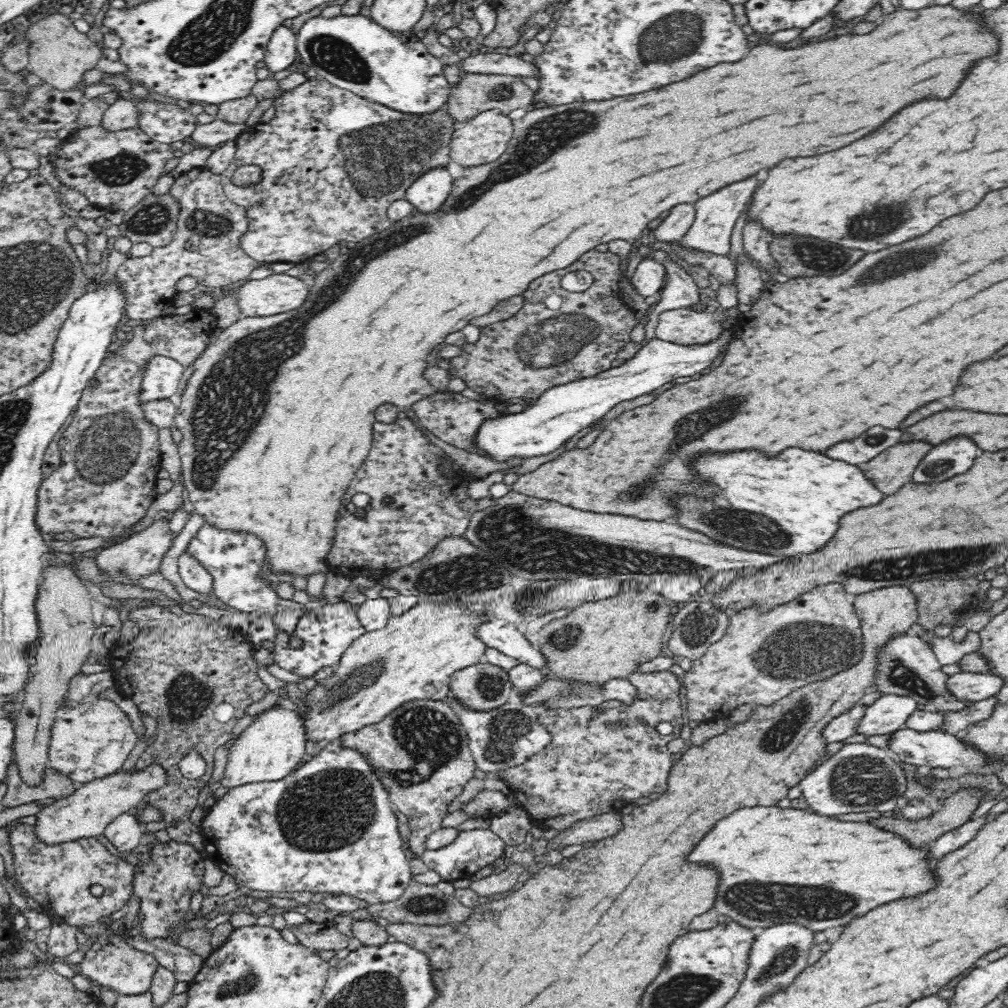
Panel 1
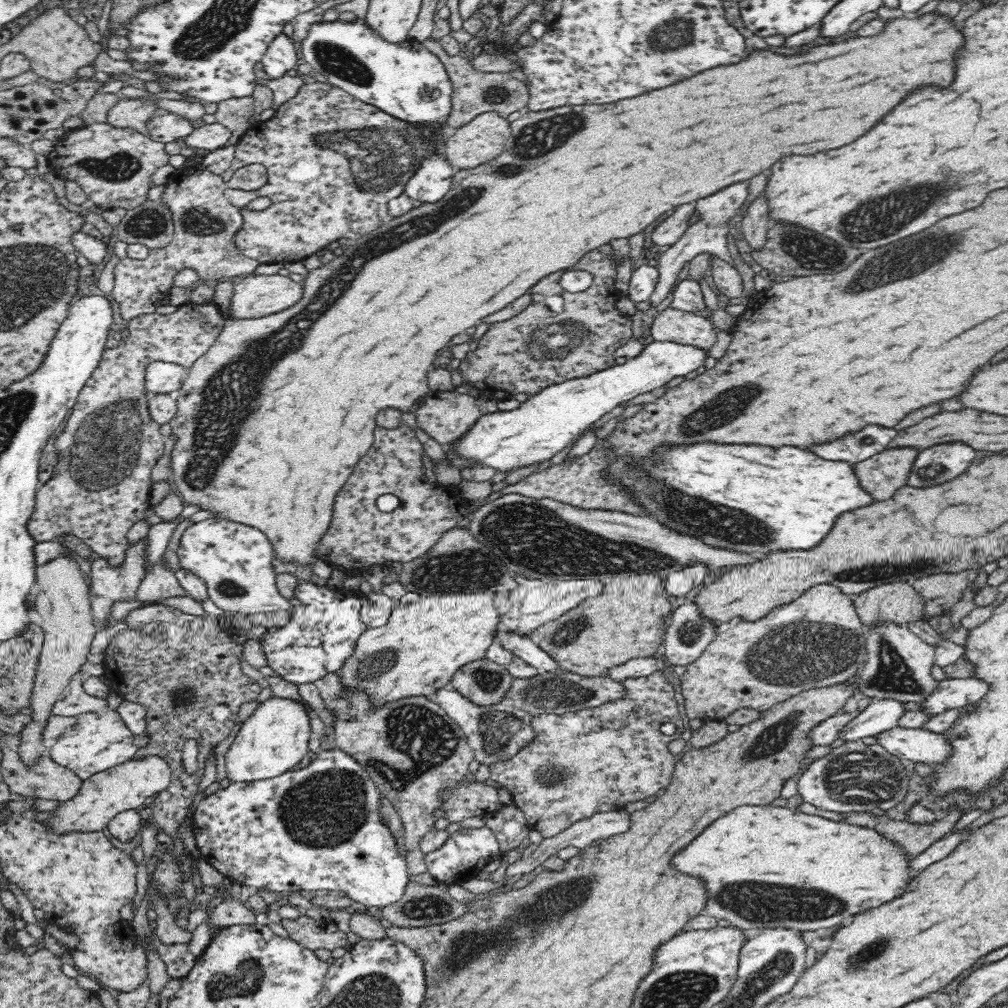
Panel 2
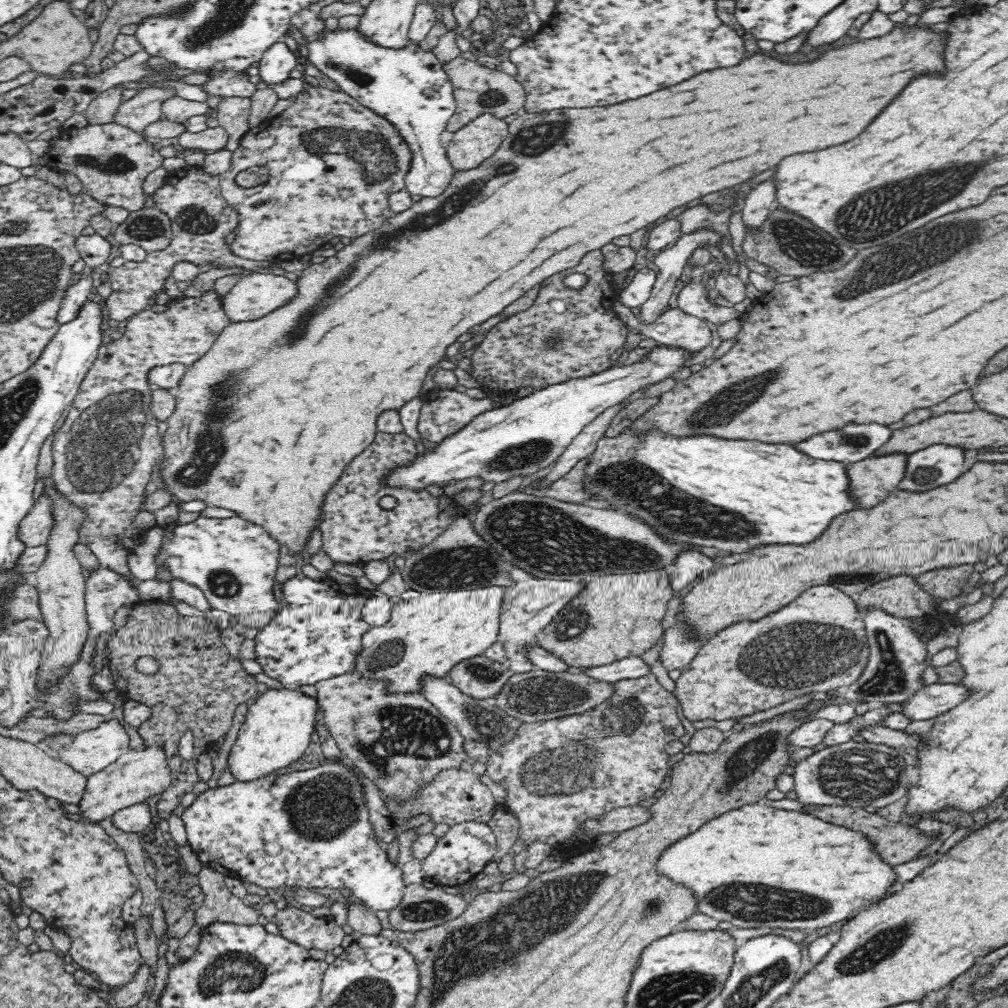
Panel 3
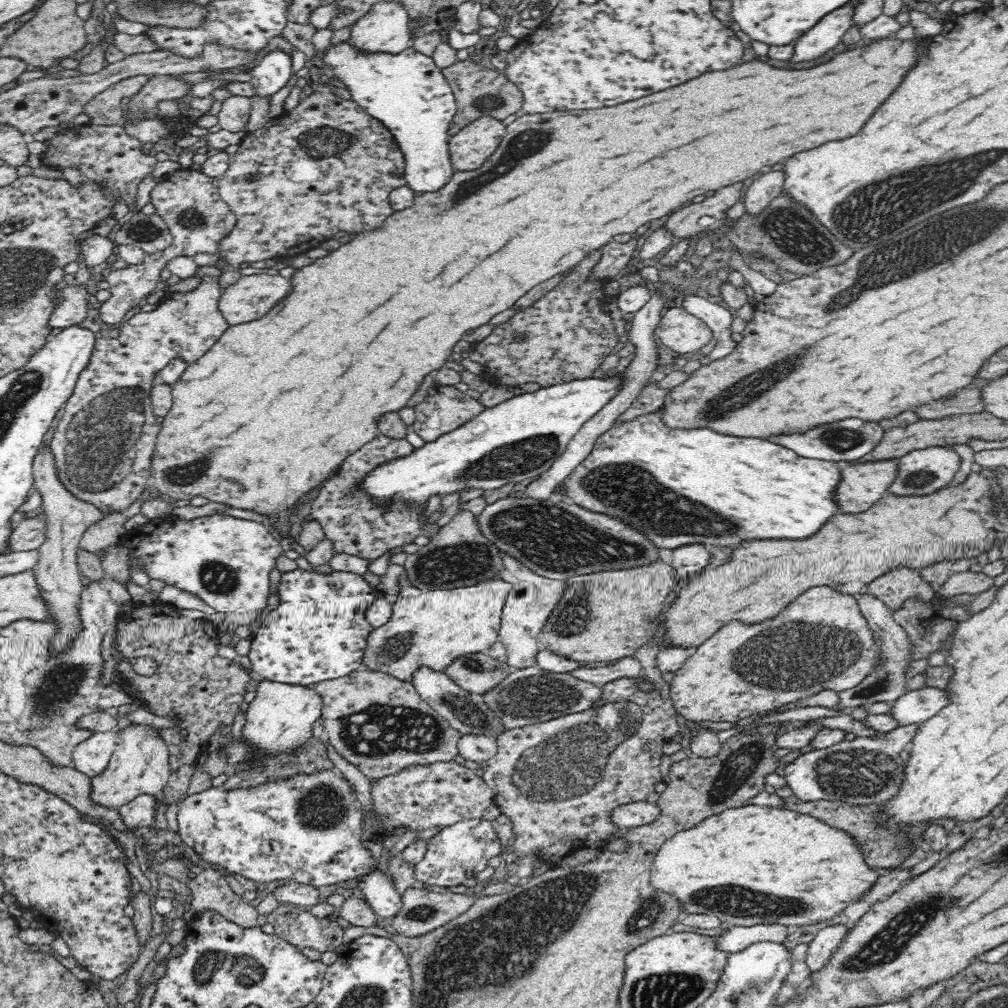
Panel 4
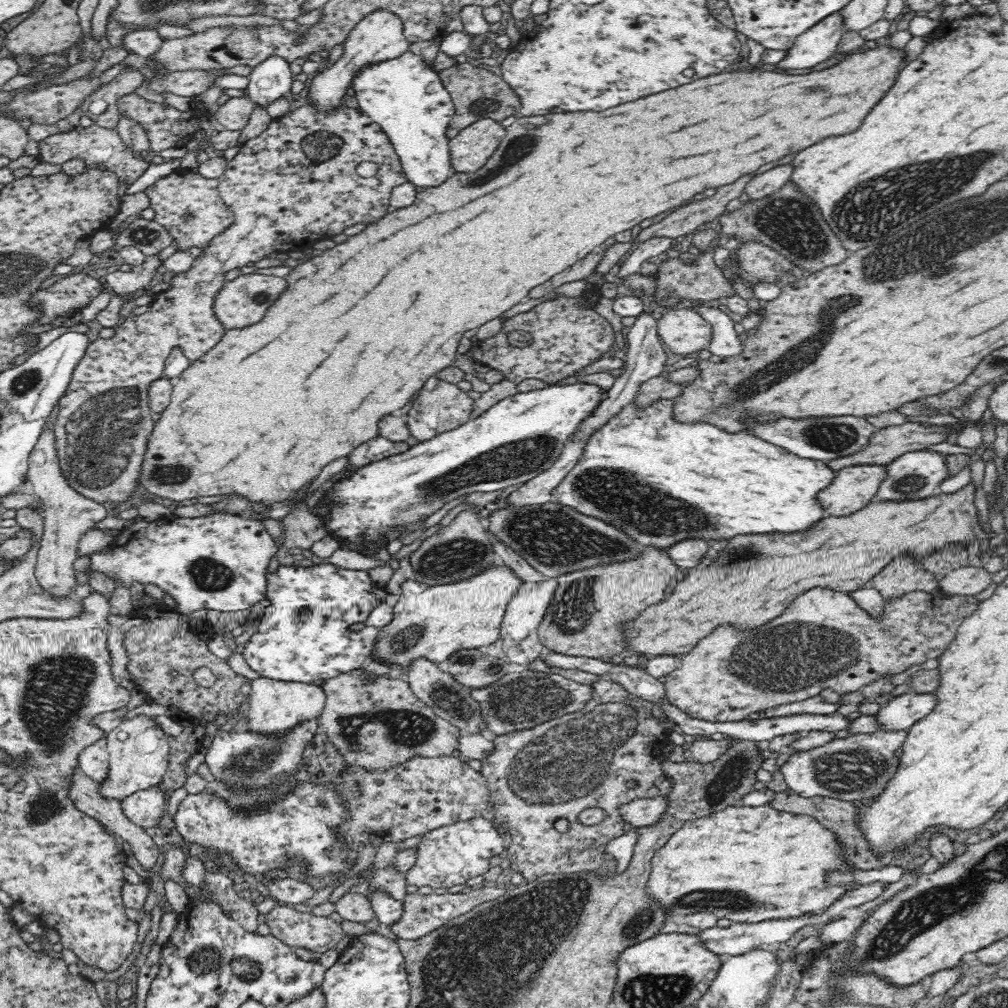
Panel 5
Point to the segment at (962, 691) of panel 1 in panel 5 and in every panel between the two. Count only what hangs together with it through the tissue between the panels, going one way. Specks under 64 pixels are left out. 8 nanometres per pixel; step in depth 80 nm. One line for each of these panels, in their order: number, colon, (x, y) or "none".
2: (949, 693)
3: (930, 701)
4: (912, 708)
5: (902, 711)

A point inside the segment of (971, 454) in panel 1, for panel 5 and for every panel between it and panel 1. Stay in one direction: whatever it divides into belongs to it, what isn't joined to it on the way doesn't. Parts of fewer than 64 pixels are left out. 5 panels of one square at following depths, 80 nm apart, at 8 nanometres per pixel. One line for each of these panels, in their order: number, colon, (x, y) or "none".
2: (935, 465)
3: (938, 464)
4: (921, 472)
5: (915, 475)

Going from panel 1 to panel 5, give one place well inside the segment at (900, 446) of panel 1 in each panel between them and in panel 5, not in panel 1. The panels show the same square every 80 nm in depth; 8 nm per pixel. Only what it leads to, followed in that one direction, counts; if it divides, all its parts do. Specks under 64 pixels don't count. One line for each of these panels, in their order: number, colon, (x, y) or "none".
2: (881, 475)
3: (872, 479)
4: (862, 484)
5: (853, 487)

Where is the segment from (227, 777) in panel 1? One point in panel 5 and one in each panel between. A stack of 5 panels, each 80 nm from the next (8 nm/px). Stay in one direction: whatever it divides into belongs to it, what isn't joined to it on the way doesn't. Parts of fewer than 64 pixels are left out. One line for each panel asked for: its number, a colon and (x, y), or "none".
2: (274, 738)
3: (278, 725)
4: (279, 719)
5: (275, 705)

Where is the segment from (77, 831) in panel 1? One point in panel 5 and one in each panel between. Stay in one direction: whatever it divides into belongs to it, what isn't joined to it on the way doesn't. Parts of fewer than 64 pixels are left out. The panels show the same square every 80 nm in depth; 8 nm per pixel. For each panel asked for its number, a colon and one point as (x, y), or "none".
2: (124, 786)
3: (142, 771)
4: (140, 762)
5: (138, 751)

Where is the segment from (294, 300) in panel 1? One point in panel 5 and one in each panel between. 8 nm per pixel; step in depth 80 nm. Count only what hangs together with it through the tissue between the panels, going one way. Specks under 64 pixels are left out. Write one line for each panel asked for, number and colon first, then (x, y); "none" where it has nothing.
2: (255, 296)
3: (256, 294)
4: (250, 297)
5: (241, 302)

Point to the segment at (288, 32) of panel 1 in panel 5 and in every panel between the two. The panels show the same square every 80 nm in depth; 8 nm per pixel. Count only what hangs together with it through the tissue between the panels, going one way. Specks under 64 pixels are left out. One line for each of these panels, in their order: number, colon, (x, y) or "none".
2: (280, 57)
3: (278, 61)
4: (272, 72)
5: (272, 79)

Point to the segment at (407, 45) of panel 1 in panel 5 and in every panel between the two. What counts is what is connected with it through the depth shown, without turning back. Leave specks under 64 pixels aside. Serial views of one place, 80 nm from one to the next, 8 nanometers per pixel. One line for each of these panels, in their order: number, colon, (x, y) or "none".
2: (408, 81)
3: (408, 86)
4: (406, 92)
5: (404, 96)

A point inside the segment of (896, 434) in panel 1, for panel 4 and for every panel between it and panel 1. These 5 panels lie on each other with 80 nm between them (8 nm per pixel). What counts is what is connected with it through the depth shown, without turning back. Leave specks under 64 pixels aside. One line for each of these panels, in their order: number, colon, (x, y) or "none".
2: (853, 448)
3: (855, 442)
4: (848, 440)

